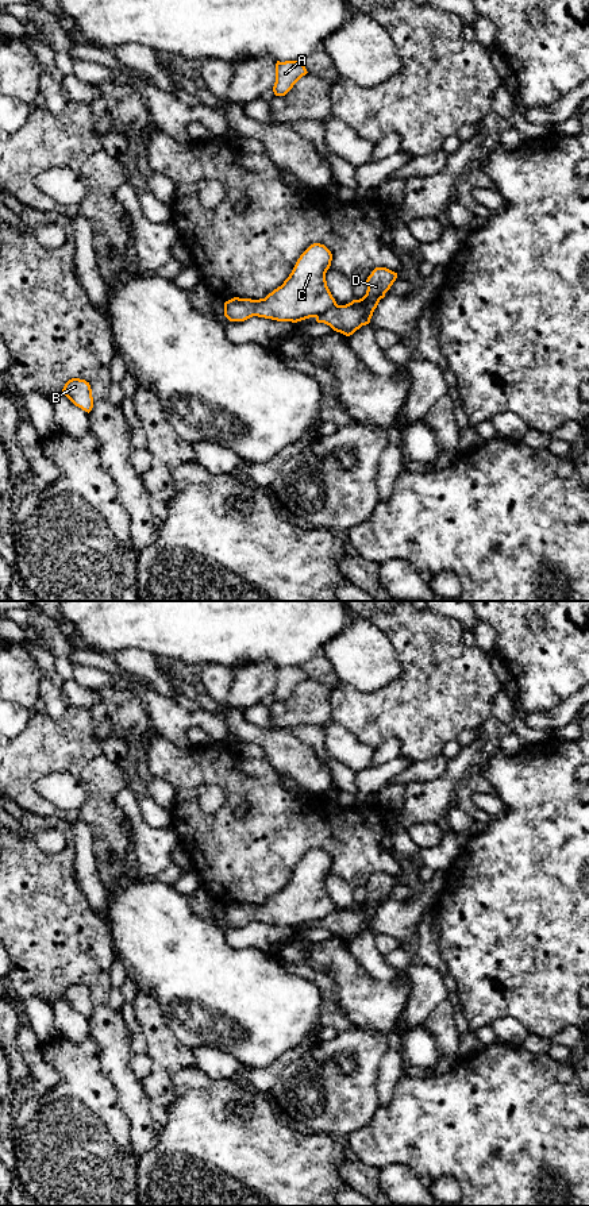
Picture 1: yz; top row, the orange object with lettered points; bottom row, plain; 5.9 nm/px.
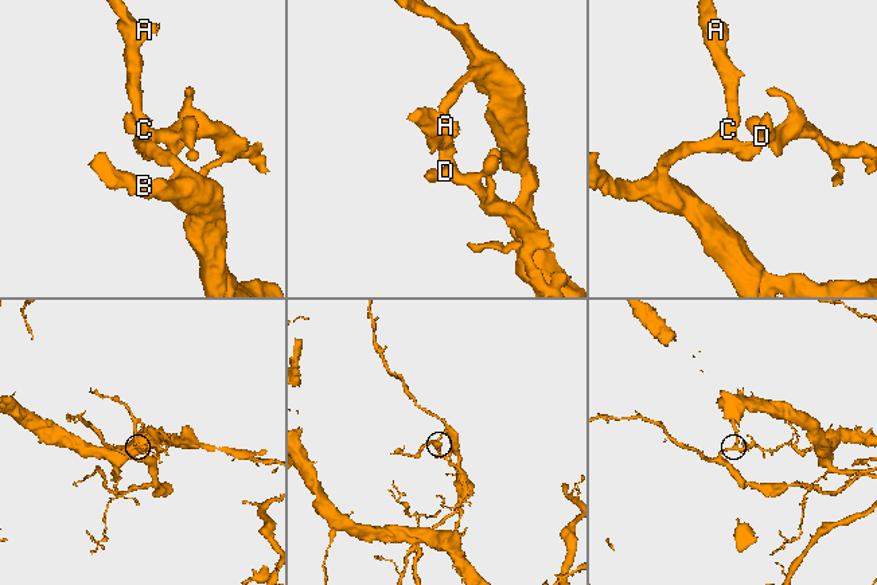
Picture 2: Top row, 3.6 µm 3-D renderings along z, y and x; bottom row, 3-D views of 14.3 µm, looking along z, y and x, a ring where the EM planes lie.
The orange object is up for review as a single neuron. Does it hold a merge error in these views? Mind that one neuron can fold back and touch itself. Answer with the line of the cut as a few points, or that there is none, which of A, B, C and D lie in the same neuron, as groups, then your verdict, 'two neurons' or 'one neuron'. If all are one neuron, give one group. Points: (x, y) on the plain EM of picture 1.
cut in yz along (337, 909), (316, 923); A B C / D; two neurons

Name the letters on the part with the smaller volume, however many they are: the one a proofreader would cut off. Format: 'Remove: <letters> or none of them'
Remove: A, B, C

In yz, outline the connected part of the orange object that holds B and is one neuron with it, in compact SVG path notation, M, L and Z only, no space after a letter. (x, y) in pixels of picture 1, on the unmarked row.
M72 983L69 985L62 998L78 1013L81 1013L85 1017L91 1017L93 1013L93 1002L92 1002L92 994L89 987L80 983Z

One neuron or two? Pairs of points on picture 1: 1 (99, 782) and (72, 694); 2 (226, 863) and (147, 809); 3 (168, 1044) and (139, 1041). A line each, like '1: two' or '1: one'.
1: two
2: two
3: two

